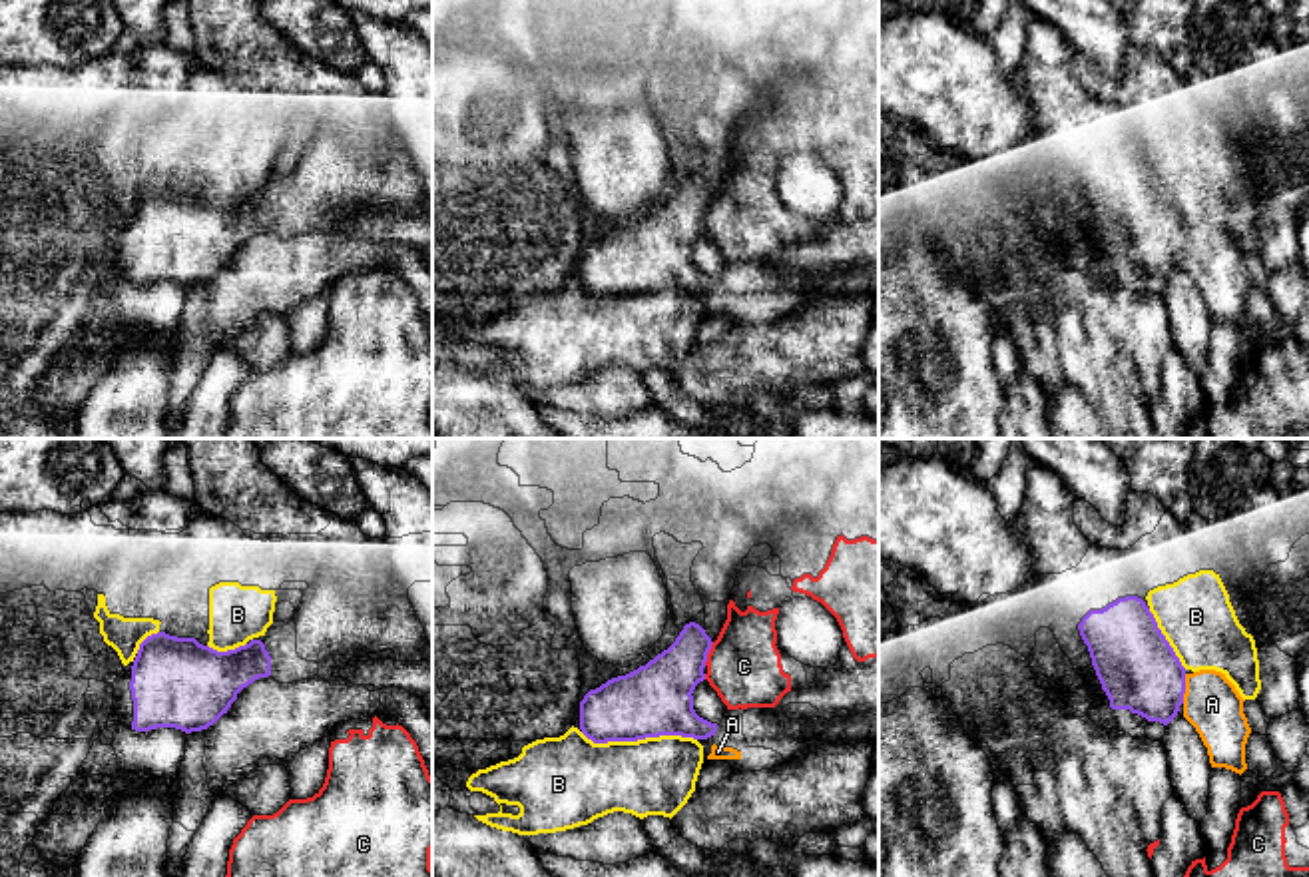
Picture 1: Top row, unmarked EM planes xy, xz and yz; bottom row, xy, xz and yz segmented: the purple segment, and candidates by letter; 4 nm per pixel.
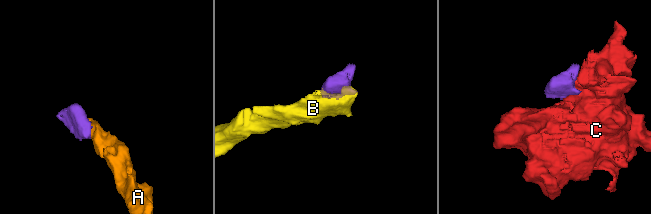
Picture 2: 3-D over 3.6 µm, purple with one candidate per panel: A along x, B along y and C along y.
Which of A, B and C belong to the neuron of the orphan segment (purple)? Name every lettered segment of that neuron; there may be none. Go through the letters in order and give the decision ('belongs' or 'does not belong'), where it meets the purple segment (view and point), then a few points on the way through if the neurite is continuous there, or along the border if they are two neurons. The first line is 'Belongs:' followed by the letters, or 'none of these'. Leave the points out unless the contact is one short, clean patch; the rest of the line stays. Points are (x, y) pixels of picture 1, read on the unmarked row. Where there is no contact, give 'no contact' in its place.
Belongs: A
A: belongs; meets purple in yz at (1184, 242)
B: does not belong; meets purple in xz at (638, 292)
C: does not belong; meets purple in xz at (708, 206); border along xz (714, 196), (704, 218)

